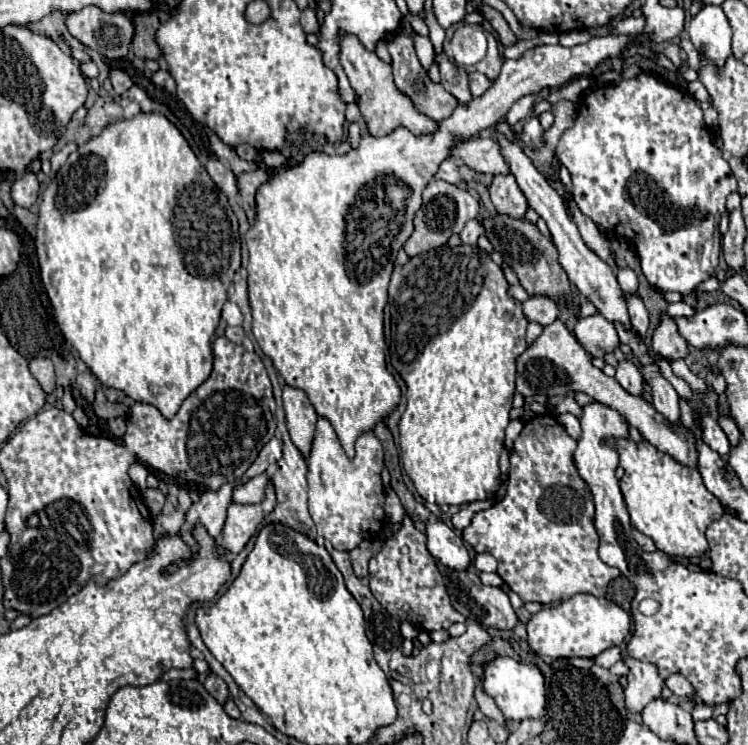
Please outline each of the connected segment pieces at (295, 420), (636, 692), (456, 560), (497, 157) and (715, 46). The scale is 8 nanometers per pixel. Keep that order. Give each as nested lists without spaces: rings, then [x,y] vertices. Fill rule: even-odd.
[[[284,386],[282,392],[284,400],[284,412],[286,412],[286,426],[290,432],[290,438],[294,446],[302,452],[304,458],[310,456],[310,446],[316,434],[316,410],[308,402],[306,394],[302,390]]]
[[[626,658],[626,664],[630,668],[628,684],[624,690],[626,708],[632,714],[640,714],[646,708],[646,702],[652,702],[660,696],[664,680],[660,678],[658,668],[654,664],[646,664],[634,658]]]
[[[442,520],[434,524],[426,524],[428,550],[434,558],[438,558],[450,570],[466,570],[470,566],[470,554],[464,546],[464,540],[454,534]]]
[[[468,138],[452,148],[452,156],[462,158],[464,164],[482,174],[510,174],[510,166],[506,166],[506,158],[502,158],[502,150],[494,138]]]
[[[704,6],[700,14],[690,20],[690,42],[702,52],[714,66],[722,68],[732,56],[732,30],[720,6]]]

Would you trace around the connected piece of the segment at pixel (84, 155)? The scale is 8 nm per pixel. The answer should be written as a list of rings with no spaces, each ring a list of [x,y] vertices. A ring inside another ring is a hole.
[[[138,112],[130,120],[116,120],[108,124],[100,136],[78,146],[78,150],[68,156],[66,164],[60,166],[56,176],[50,180],[40,202],[36,254],[38,254],[38,264],[40,264],[40,276],[48,292],[48,298],[52,302],[54,318],[64,338],[70,342],[72,348],[78,350],[80,360],[92,370],[92,374],[102,382],[102,386],[118,388],[136,402],[148,402],[156,406],[164,418],[172,418],[182,406],[182,402],[210,376],[212,336],[220,320],[220,310],[224,302],[228,300],[228,288],[234,276],[232,266],[230,266],[232,262],[230,250],[236,250],[238,246],[240,246],[238,220],[226,200],[226,194],[212,182],[212,178],[208,176],[206,168],[196,158],[194,150],[190,148],[182,132],[160,112]],[[184,190],[196,192],[196,198],[194,196],[182,198]],[[172,220],[184,220],[184,230],[180,228],[180,248],[174,238]]]

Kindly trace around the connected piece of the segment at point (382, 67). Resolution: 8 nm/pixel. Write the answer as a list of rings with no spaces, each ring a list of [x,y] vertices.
[[[340,34],[338,36],[340,40],[340,62],[342,62],[342,68],[350,80],[350,86],[352,90],[358,94],[358,106],[360,106],[360,112],[366,120],[366,126],[368,126],[368,132],[372,136],[386,136],[390,134],[392,130],[404,126],[408,128],[410,132],[414,134],[428,134],[428,132],[434,132],[438,128],[438,124],[430,118],[426,118],[424,114],[420,114],[412,100],[398,92],[398,88],[394,86],[394,80],[392,80],[392,70],[390,70],[390,64],[386,64],[384,60],[380,60],[376,56],[376,52],[370,52],[362,46],[362,42],[358,42],[358,38],[354,38],[352,34]]]

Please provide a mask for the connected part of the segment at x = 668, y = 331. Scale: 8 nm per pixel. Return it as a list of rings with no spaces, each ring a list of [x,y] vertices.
[[[662,316],[660,326],[654,332],[652,348],[656,354],[660,354],[666,360],[678,360],[688,356],[688,344],[678,334],[678,328],[670,316]]]

